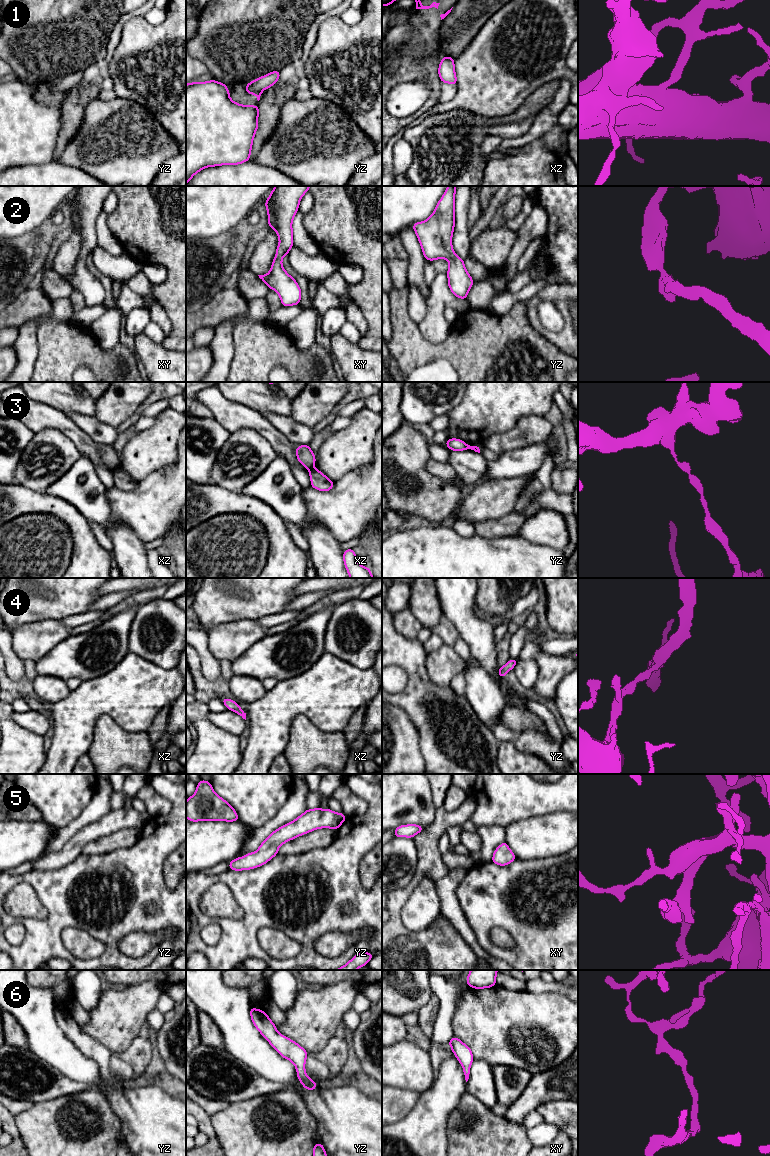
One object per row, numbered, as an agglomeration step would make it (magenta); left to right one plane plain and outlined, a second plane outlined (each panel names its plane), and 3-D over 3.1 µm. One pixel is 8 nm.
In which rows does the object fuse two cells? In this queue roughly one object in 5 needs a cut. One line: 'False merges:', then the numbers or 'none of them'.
False merges: 3

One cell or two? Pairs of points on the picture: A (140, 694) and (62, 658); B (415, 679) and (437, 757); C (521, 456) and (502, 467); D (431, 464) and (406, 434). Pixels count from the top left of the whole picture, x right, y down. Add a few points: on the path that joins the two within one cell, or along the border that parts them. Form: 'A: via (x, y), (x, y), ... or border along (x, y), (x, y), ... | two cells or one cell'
A: border along (119, 662), (108, 672), (82, 681) | two cells
B: via (420, 698), (433, 738) | one cell
C: via (516, 461), (507, 465) | one cell
D: border along (430, 457), (426, 462), (425, 468), (442, 479) | two cells

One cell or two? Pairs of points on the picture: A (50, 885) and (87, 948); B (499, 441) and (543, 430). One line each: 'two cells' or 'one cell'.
A: two cells
B: one cell

